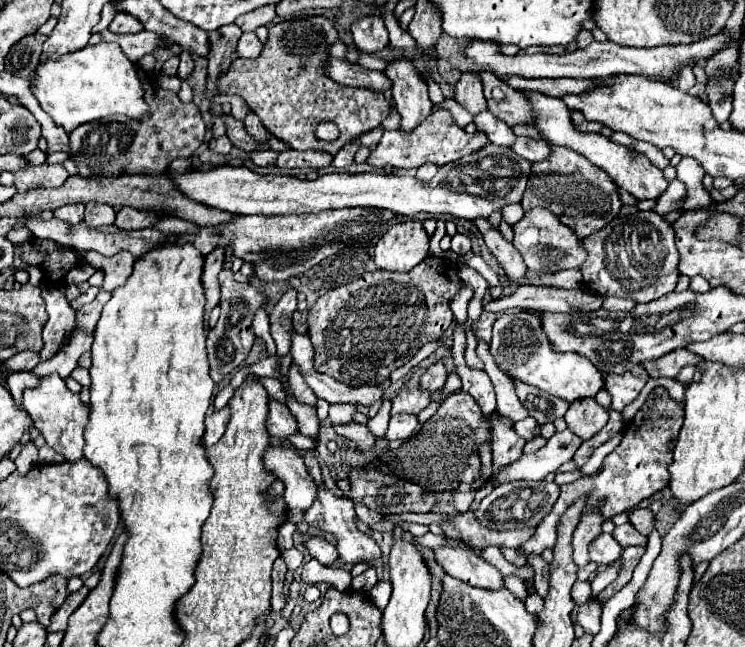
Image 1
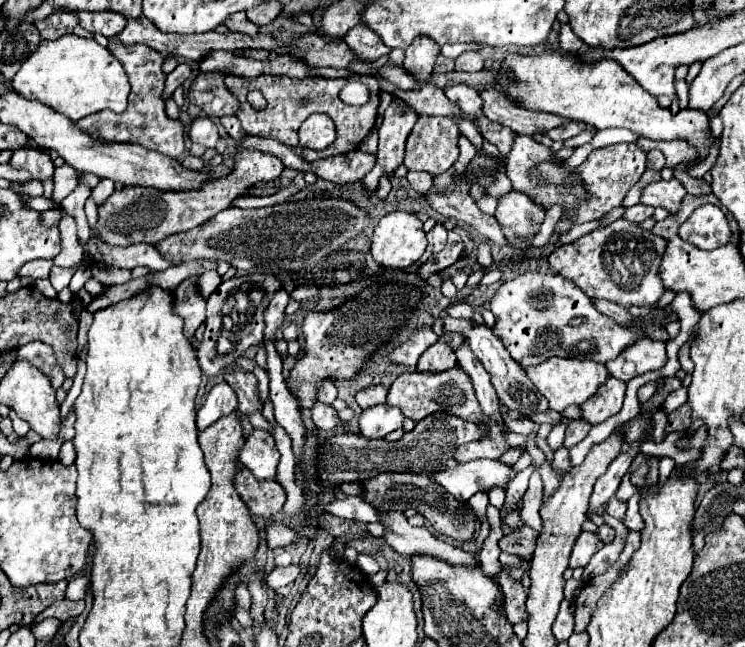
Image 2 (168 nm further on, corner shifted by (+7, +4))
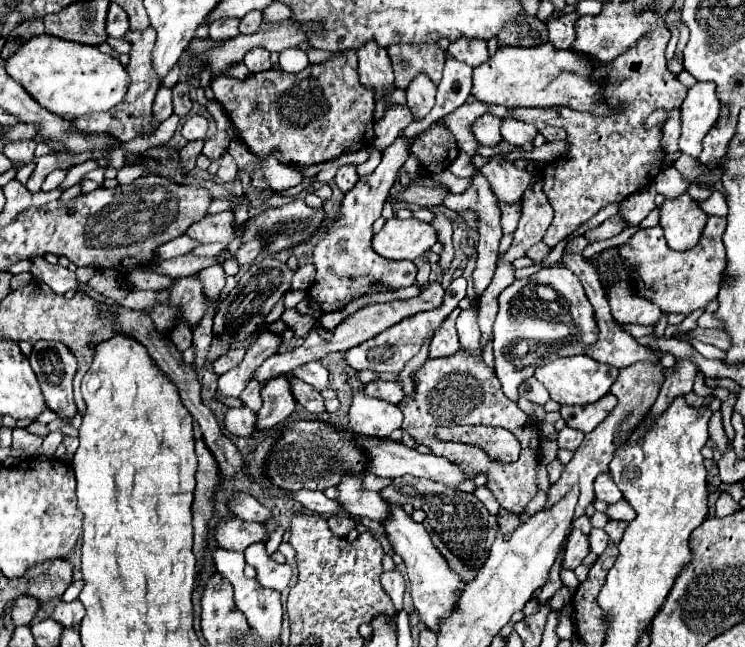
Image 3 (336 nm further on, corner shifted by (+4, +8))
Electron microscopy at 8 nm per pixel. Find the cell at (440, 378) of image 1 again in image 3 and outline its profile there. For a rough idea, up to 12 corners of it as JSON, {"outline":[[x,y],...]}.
{"outline":[[460,309],[446,317],[432,337],[430,357],[460,349],[456,325]]}

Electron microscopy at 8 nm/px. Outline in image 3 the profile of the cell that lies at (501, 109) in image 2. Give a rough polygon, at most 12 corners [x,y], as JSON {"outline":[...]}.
{"outline":[[656,27],[594,67],[618,117],[570,107],[512,109],[564,127],[568,155],[538,171],[554,247],[662,171],[656,109],[688,89]]}

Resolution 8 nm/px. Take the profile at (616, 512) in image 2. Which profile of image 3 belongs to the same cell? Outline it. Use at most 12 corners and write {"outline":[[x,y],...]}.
{"outline":[[600,473],[594,481],[596,499],[616,503],[620,489],[610,473]]}

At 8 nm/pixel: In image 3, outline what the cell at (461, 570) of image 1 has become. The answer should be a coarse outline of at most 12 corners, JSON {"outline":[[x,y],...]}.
{"outline":[[342,475],[336,501],[346,513],[378,523],[388,519],[380,493],[362,487],[362,475]]}

